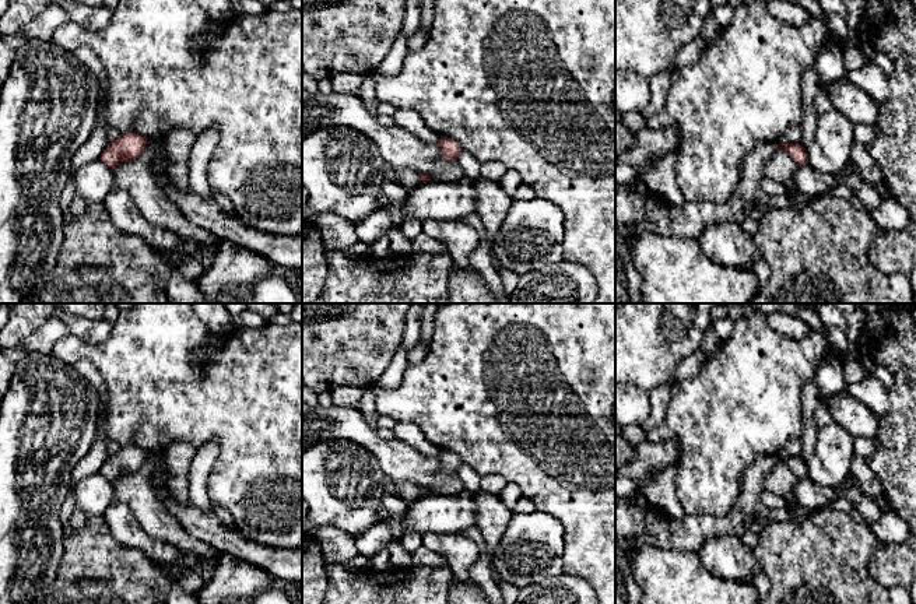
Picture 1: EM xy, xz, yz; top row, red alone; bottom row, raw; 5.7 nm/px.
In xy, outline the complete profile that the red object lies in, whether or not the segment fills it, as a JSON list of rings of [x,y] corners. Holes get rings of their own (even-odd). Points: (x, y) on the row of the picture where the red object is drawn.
[[[136,133],[122,134],[116,141],[110,141],[101,154],[102,161],[109,168],[115,168],[122,162],[138,158],[147,145],[147,140]]]

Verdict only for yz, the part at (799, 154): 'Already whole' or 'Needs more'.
Already whole

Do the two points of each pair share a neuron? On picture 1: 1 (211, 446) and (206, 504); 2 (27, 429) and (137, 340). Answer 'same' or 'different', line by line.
1: same
2: different

